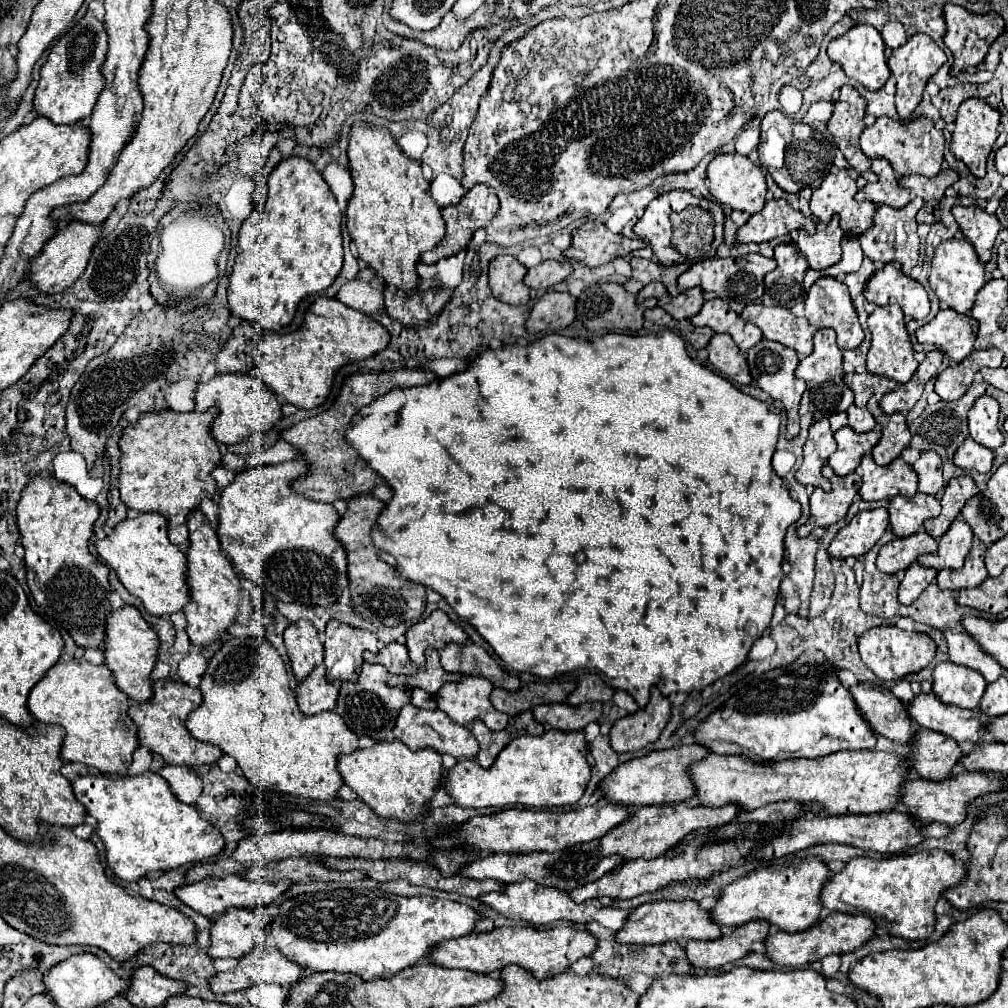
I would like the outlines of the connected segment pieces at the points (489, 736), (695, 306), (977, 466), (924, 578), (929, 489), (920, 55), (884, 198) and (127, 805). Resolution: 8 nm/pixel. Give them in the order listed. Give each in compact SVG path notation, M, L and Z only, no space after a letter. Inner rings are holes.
M475 720L473 726L471 726L471 732L473 736L477 738L481 750L477 754L477 762L483 766L483 768L489 768L497 754L507 746L507 742L511 740L507 732L491 732L481 720Z
M699 288L685 290L685 292L683 292L681 296L677 296L677 298L673 298L673 296L669 296L669 294L663 294L663 296L657 300L657 304L659 304L665 312L669 312L673 318L677 318L677 320L685 320L685 318L695 316L695 314L701 310L703 302L705 302L705 300L703 300Z
M965 438L965 442L955 452L955 466L987 474L993 466L993 452L989 448L979 446L975 440Z
M913 564L905 570L905 578L899 584L899 602L911 604L919 598L919 594L931 584L931 580L937 576L937 570L925 568L921 564Z
M923 452L921 458L913 464L913 470L919 476L919 492L937 494L939 490L943 490L941 458L935 452Z
M915 34L911 36L903 46L891 50L889 58L887 58L887 66L891 70L891 74L896 80L895 106L899 116L903 120L907 120L913 110L917 108L917 104L921 102L921 94L925 90L925 84L929 82L929 78L947 62L945 52L927 36L927 34Z
M875 158L873 164L871 164L871 170L877 174L879 180L875 184L867 184L861 190L859 196L863 200L869 200L873 204L887 204L891 208L903 208L903 206L909 204L909 200L911 200L909 190L905 190L897 184L893 168L887 160Z
M155 772L125 776L123 780L121 776L107 774L79 776L73 782L73 792L87 814L97 820L97 834L107 848L111 870L127 882L137 882L149 872L203 862L225 848L221 832L195 806L177 800L167 780Z

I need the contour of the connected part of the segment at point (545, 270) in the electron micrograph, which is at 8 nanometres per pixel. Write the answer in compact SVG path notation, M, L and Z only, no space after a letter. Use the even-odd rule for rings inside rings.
M545 260L535 268L529 268L525 276L525 284L535 290L549 290L555 284L563 282L569 274L573 272L569 262L555 262L555 260Z

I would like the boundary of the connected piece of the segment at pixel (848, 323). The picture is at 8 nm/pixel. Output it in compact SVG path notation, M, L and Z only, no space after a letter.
M829 276L827 278L819 278L809 288L809 294L805 298L805 318L815 328L833 328L837 332L837 346L843 348L843 350L853 350L853 348L857 348L863 342L863 330L859 326L857 312L853 308L849 290L837 278L829 278Z

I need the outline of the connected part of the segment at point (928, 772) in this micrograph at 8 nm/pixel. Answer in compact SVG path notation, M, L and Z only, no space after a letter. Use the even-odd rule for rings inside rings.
M919 730L909 752L913 774L927 780L951 778L961 756L963 752L955 740L931 730Z

